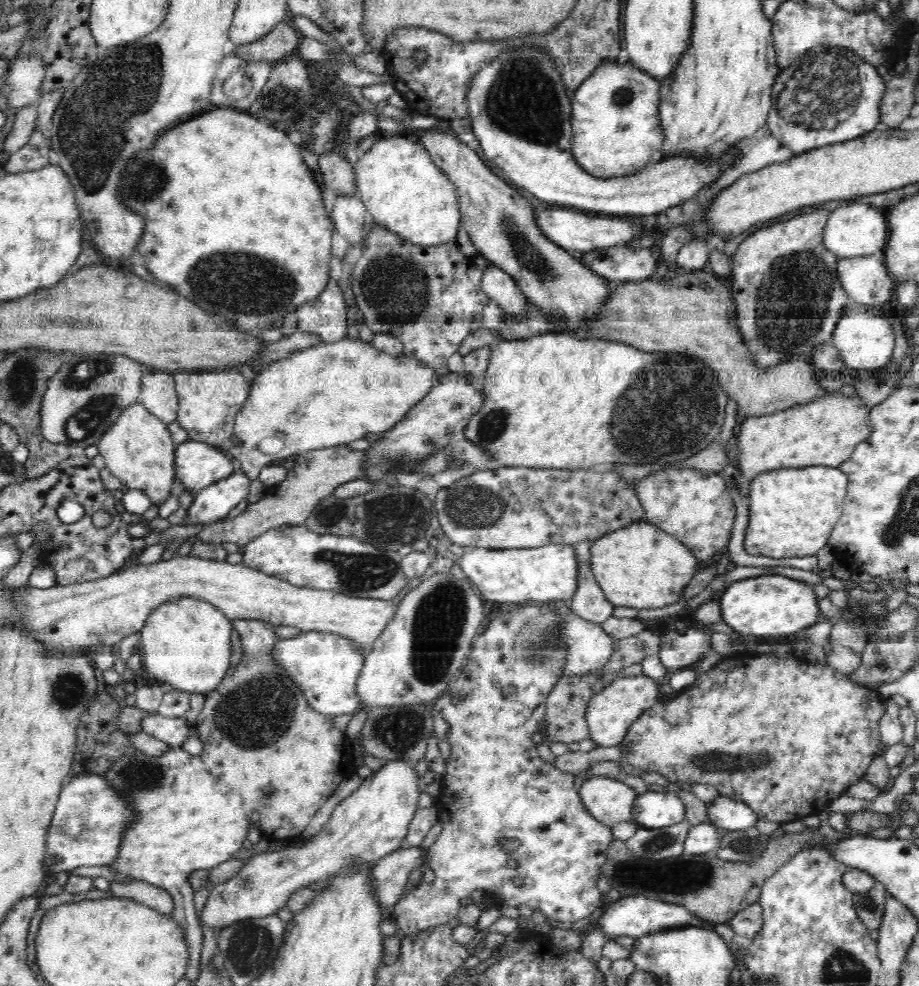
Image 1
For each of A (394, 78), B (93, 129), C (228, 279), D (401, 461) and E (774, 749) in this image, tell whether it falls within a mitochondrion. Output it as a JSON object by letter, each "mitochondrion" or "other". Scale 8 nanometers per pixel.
{"A":"other","B":"mitochondrion","C":"mitochondrion","D":"mitochondrion","E":"mitochondrion"}

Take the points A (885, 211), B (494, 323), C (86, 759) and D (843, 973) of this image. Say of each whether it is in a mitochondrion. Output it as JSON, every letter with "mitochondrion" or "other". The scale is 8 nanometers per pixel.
{"A":"other","B":"other","C":"mitochondrion","D":"mitochondrion"}

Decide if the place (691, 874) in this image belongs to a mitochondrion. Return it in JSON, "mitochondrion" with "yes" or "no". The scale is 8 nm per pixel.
{"mitochondrion":"yes"}

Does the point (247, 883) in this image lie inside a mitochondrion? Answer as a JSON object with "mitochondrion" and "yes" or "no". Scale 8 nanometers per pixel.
{"mitochondrion":"yes"}

